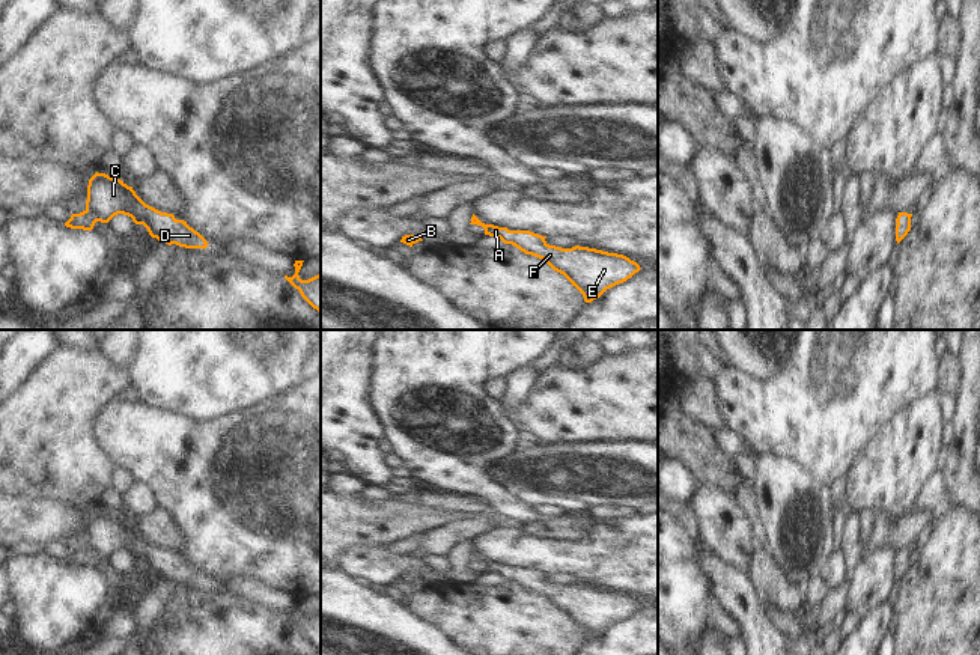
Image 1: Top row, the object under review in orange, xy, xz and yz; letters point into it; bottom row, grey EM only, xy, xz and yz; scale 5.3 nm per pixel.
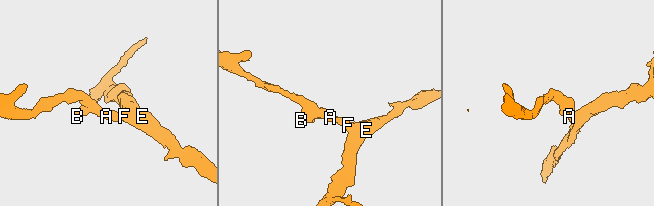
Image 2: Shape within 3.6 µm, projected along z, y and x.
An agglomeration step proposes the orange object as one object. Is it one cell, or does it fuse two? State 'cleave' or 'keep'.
keep

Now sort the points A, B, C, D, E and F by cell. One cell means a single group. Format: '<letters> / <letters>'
A B C D E F

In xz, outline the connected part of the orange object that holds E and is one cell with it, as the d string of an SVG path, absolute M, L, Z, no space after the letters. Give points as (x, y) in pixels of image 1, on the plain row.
M474 551L470 562L482 563L485 572L497 574L525 592L543 596L583 631L586 640L592 640L607 626L626 619L641 607L637 599L623 592L580 583L572 586L549 583L545 578L546 574L530 568L509 568L507 565L485 562Z

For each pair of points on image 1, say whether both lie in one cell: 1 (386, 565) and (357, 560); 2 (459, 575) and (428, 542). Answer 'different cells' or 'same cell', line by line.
1: same cell
2: different cells

